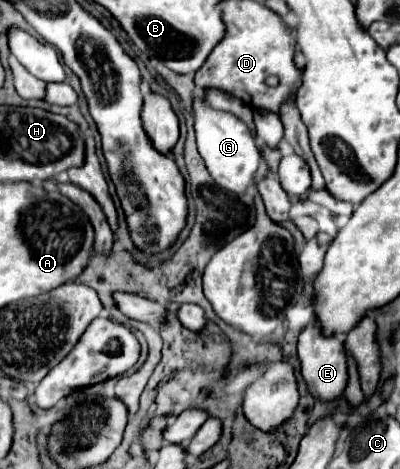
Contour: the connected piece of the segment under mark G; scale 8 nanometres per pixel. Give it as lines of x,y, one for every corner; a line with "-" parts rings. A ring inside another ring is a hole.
196,97
194,99
194,129
196,129
198,153
204,159
212,179
230,193
246,193
260,163
260,151
248,127
240,119
234,119
234,115
216,111
208,107
204,101
200,101
200,97

